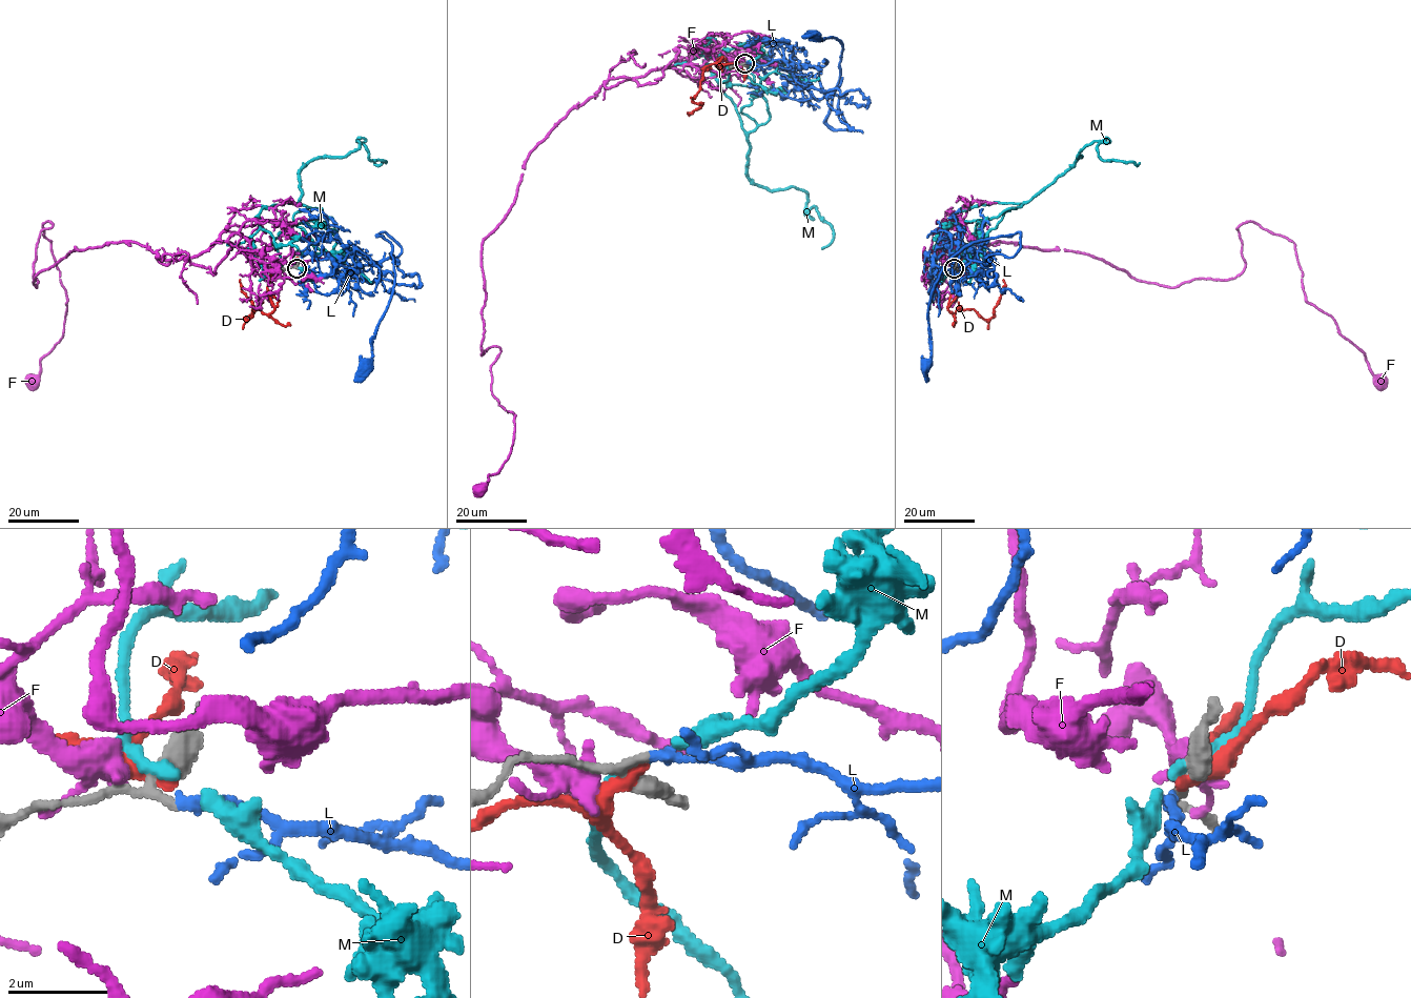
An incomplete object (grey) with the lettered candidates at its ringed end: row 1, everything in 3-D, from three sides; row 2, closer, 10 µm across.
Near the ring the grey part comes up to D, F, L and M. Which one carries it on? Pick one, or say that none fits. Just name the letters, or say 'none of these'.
L

